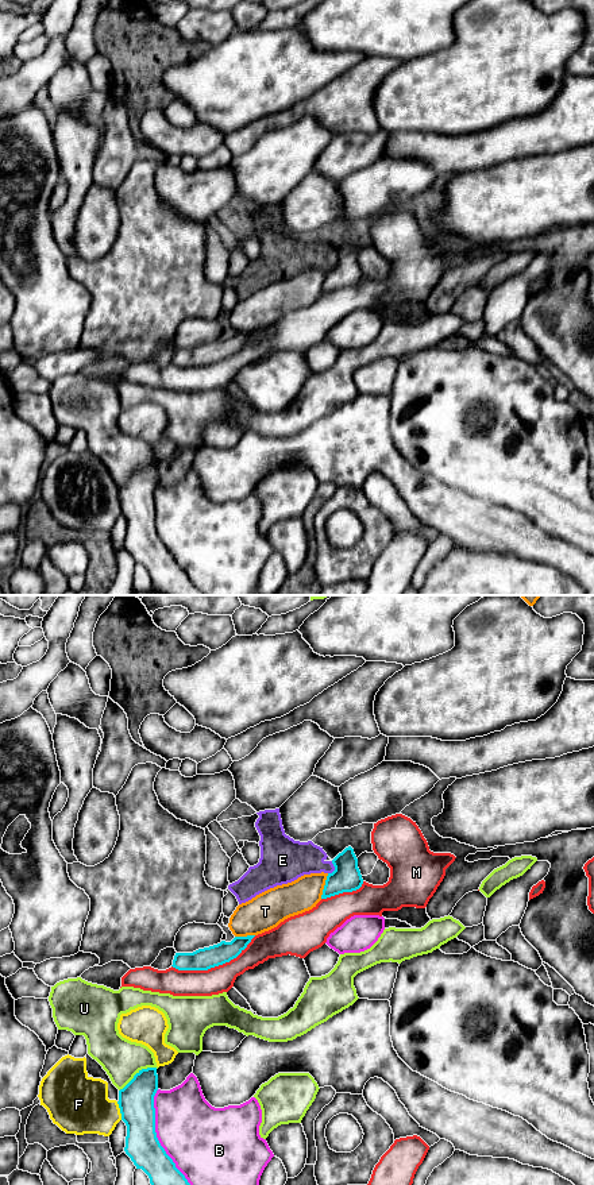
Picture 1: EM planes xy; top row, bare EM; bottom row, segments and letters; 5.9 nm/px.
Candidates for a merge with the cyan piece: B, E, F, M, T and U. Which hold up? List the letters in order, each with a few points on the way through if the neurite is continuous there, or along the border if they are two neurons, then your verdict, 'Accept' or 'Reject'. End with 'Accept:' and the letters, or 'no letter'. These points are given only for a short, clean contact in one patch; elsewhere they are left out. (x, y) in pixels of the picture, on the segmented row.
B: Reject
E: Reject
F: Reject
M: Reject
T: Reject
U: Reject
Accept: no letter

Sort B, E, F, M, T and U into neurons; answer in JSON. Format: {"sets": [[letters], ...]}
{"sets": [["B"], ["E"], ["F"], ["M"], ["T"], ["U"]]}

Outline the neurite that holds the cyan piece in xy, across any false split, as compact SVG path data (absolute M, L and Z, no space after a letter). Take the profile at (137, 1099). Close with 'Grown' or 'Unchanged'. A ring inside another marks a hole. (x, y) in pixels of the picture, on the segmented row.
M157 1068L139 1070L119 1091L122 1120L127 1126L126 1154L142 1169L151 1185L190 1185L161 1146L155 1132L154 1096L158 1091Z. Unchanged

